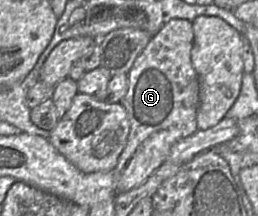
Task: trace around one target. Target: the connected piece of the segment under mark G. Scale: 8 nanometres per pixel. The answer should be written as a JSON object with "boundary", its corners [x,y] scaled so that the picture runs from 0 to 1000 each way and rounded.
{"boundary":[[[671,83],[585,176],[492,338],[496,421],[465,477],[492,519],[504,611],[488,676],[434,787],[457,894],[496,889],[558,847],[643,750],[663,681],[690,648],[767,606],[760,537],[775,472],[775,398],[767,347],[740,287],[748,185],[744,106],[721,88]]]}

